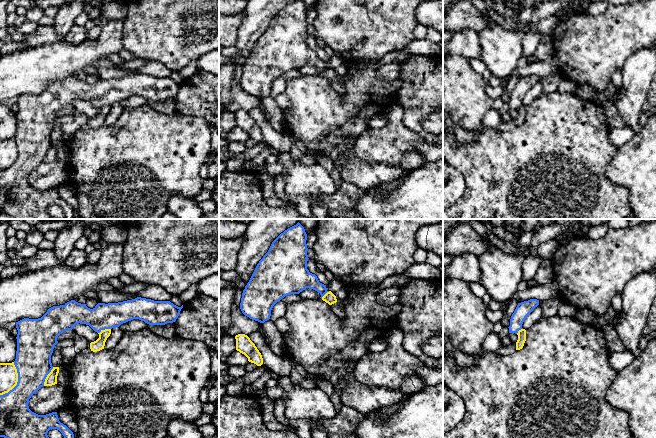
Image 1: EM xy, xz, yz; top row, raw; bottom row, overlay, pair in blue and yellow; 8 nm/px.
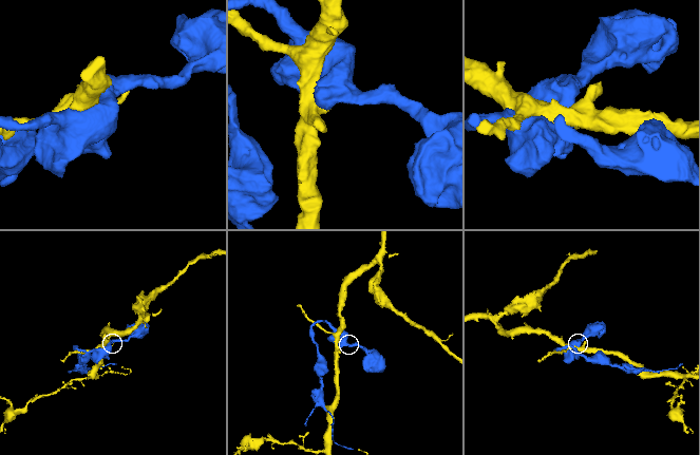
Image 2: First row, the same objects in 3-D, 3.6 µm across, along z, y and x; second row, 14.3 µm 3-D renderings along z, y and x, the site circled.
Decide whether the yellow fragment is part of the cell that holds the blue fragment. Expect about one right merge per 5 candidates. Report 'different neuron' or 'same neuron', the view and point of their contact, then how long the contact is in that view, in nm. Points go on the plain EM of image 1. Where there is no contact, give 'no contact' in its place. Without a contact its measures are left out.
different neuron | xy (18, 157) | 300 nm

